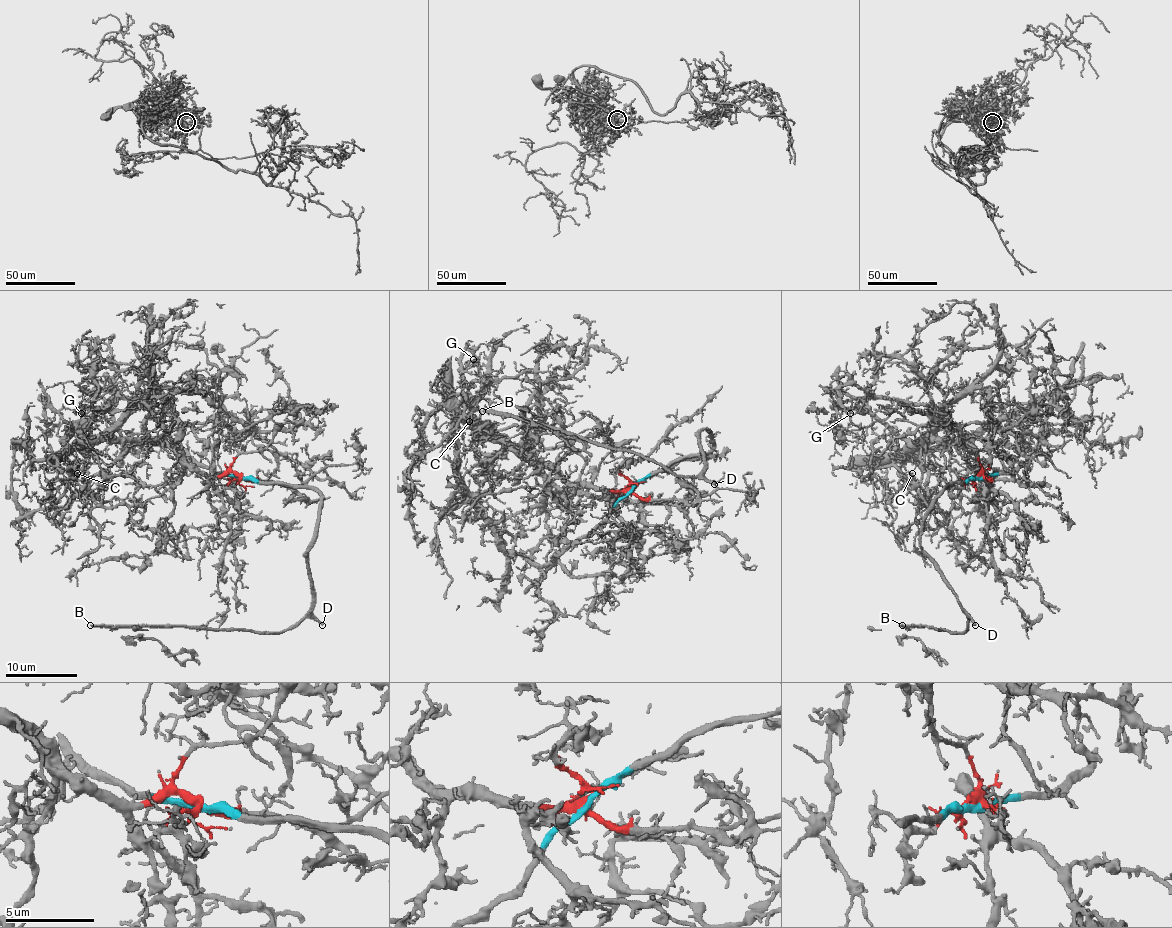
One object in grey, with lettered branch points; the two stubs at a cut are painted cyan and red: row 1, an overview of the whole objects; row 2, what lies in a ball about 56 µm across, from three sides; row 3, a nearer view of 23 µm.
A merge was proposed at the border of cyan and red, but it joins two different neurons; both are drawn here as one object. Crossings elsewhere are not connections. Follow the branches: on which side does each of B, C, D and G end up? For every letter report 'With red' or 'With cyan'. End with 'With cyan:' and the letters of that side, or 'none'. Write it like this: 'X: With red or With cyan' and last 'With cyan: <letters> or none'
B: With cyan
C: With red
D: With cyan
G: With red
With cyan: B, D

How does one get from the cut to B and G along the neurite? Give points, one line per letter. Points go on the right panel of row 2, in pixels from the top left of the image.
B: (981, 477), (954, 481), (938, 495), (927, 515), (920, 548), (967, 614), (967, 625), (961, 632), (902, 625)
G: (979, 477), (978, 456), (963, 443), (909, 440), (893, 434), (861, 411), (850, 412)

